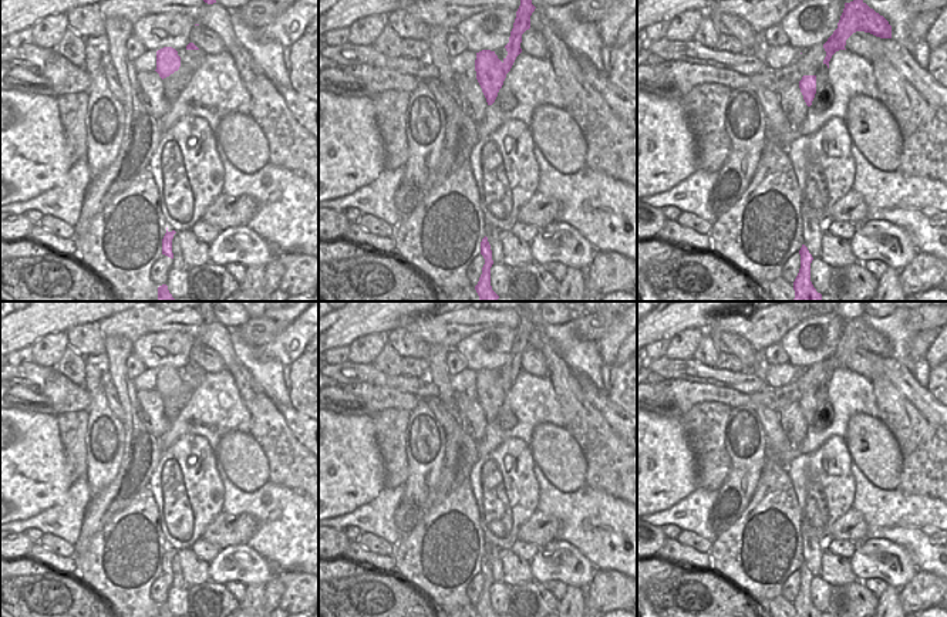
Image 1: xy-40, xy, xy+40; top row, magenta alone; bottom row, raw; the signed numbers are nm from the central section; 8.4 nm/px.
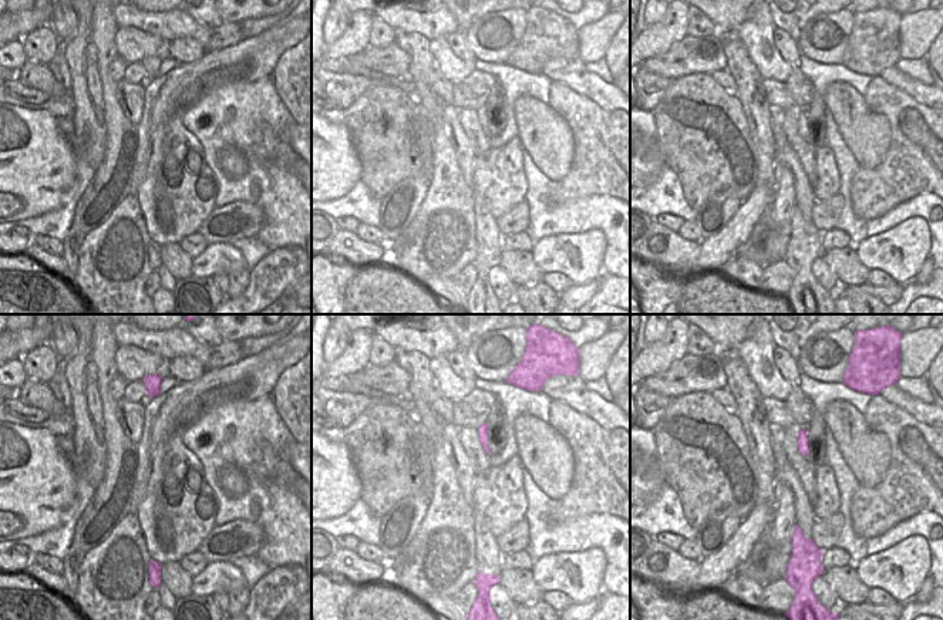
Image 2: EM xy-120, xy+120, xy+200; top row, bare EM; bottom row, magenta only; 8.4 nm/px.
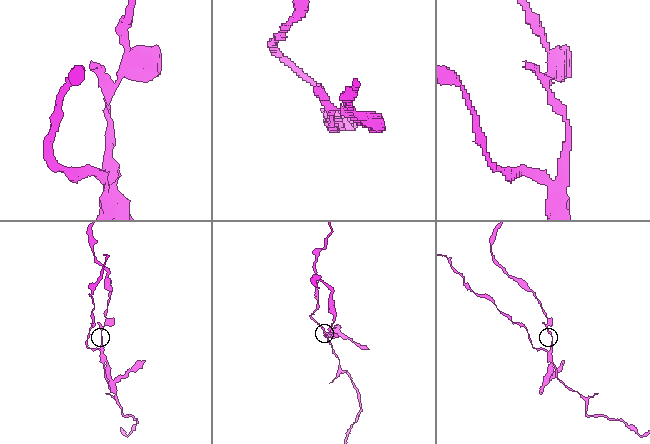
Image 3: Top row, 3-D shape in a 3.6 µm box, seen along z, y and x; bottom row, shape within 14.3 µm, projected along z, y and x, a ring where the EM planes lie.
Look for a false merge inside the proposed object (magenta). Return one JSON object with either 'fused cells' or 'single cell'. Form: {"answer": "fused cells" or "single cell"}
{"answer": "fused cells"}

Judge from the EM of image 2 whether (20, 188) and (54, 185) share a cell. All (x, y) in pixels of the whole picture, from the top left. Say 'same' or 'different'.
same

